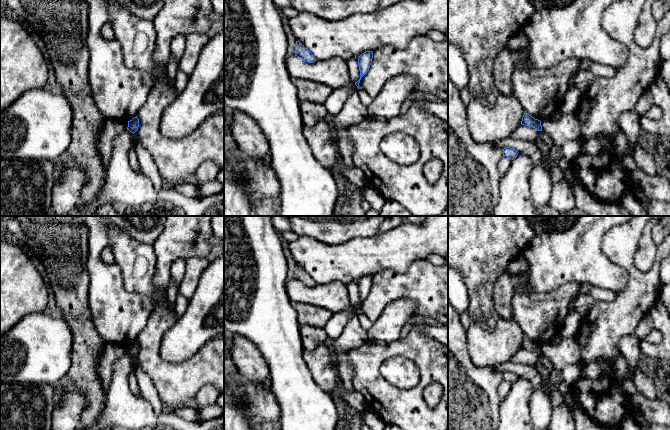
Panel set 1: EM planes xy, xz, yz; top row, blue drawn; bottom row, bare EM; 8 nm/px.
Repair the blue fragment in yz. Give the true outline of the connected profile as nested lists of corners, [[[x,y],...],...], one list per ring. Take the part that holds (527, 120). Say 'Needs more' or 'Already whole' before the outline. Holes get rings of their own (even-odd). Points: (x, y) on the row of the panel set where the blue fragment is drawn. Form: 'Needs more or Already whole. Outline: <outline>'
Already whole. Outline: [[[524,113],[524,115],[522,117],[521,125],[525,125],[528,127],[535,128],[538,131],[542,131],[541,121],[538,119],[535,119],[528,113]]]

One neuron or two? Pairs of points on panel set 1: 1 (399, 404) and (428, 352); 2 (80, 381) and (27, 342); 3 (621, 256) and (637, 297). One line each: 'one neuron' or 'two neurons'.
1: one neuron
2: two neurons
3: one neuron

